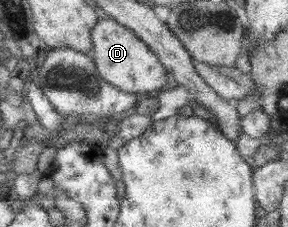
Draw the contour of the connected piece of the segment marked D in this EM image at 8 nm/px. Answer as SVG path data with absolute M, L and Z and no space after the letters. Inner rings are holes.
M112 19L102 20L93 30L94 51L92 56L97 62L102 78L132 94L155 92L170 82L169 70L162 59L154 52L149 43L144 42L136 31Z

